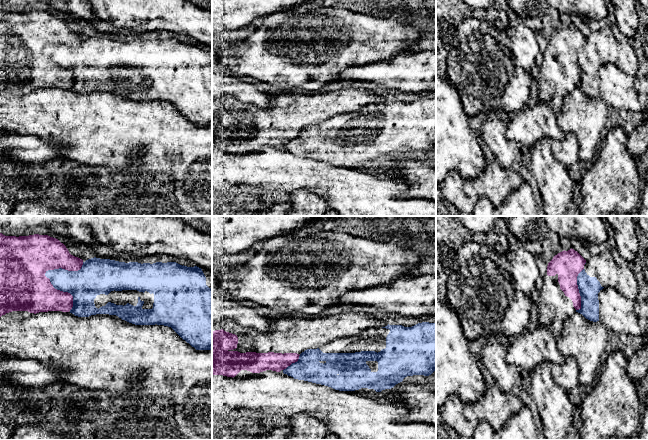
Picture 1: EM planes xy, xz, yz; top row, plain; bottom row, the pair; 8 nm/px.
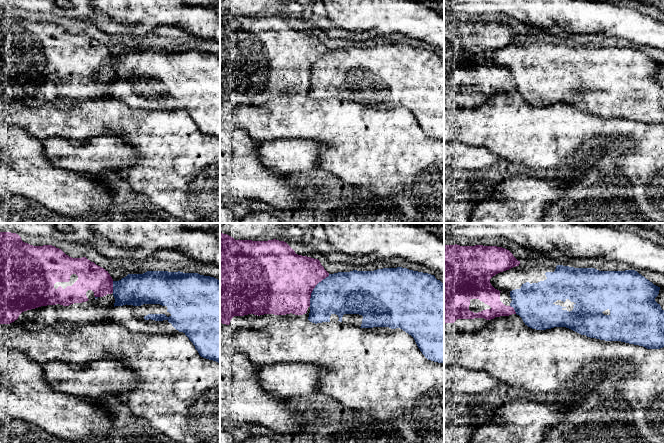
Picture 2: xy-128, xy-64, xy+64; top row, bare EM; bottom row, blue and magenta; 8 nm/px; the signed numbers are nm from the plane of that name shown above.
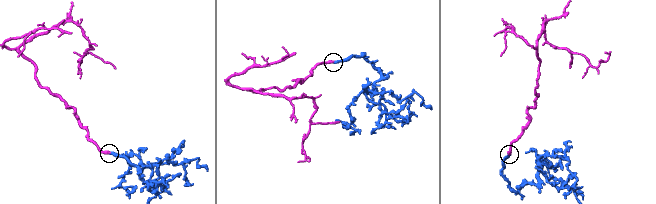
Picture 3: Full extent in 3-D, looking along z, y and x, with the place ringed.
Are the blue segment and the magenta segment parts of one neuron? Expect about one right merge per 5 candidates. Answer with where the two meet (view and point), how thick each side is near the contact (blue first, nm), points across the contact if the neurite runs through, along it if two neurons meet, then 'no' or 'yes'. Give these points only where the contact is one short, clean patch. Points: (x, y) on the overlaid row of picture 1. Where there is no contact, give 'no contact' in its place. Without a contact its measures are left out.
meets blue in xy at (46, 276); 200 nm thick on the blue side, 400 nm on the other; no

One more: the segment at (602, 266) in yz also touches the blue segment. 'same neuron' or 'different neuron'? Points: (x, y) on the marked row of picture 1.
same neuron

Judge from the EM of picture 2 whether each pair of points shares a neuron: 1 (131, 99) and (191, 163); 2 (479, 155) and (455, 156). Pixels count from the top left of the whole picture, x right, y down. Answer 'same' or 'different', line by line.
1: different
2: same

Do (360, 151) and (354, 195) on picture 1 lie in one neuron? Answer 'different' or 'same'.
different

